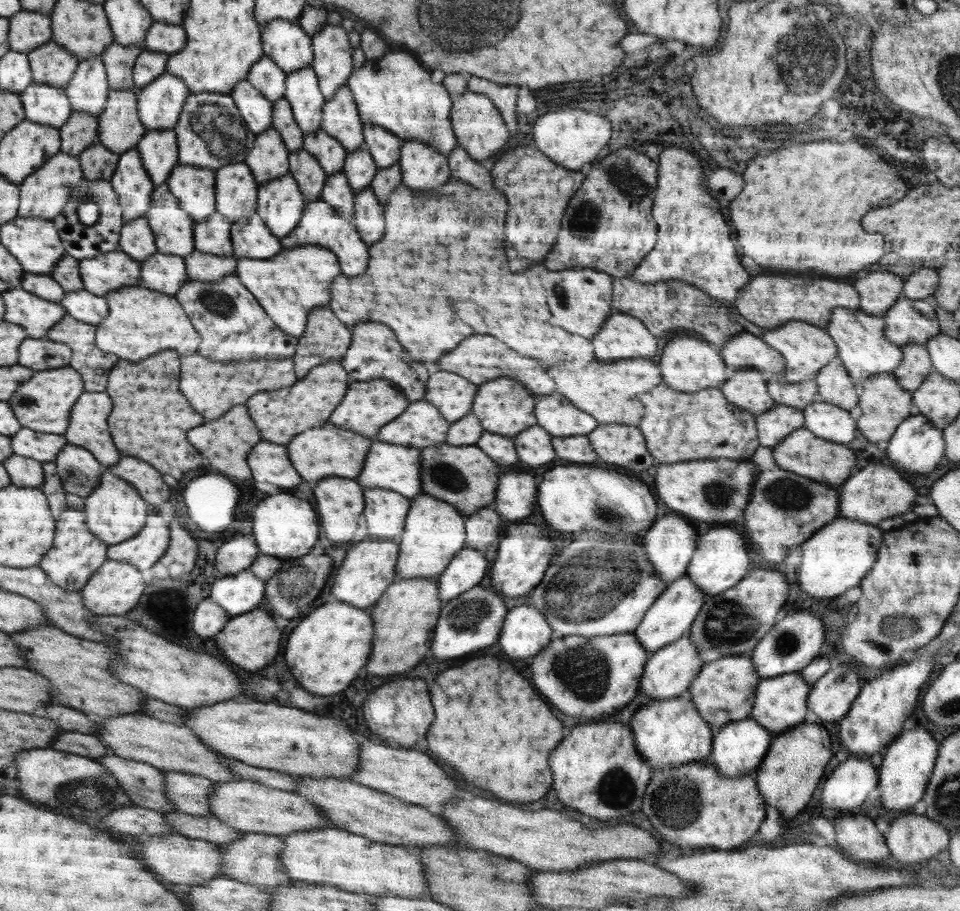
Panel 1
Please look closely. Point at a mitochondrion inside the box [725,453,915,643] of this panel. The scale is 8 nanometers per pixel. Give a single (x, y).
(790, 496)

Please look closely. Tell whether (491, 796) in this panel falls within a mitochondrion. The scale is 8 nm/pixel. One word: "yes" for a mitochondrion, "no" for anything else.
no

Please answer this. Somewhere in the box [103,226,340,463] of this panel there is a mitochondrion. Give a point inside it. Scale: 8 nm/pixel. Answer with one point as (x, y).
(215, 301)

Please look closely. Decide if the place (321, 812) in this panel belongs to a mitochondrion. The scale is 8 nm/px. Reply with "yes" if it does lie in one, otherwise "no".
no

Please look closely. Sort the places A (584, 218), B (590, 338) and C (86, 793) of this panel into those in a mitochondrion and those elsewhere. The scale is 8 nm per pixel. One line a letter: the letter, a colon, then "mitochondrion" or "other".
A: mitochondrion
B: other
C: mitochondrion

